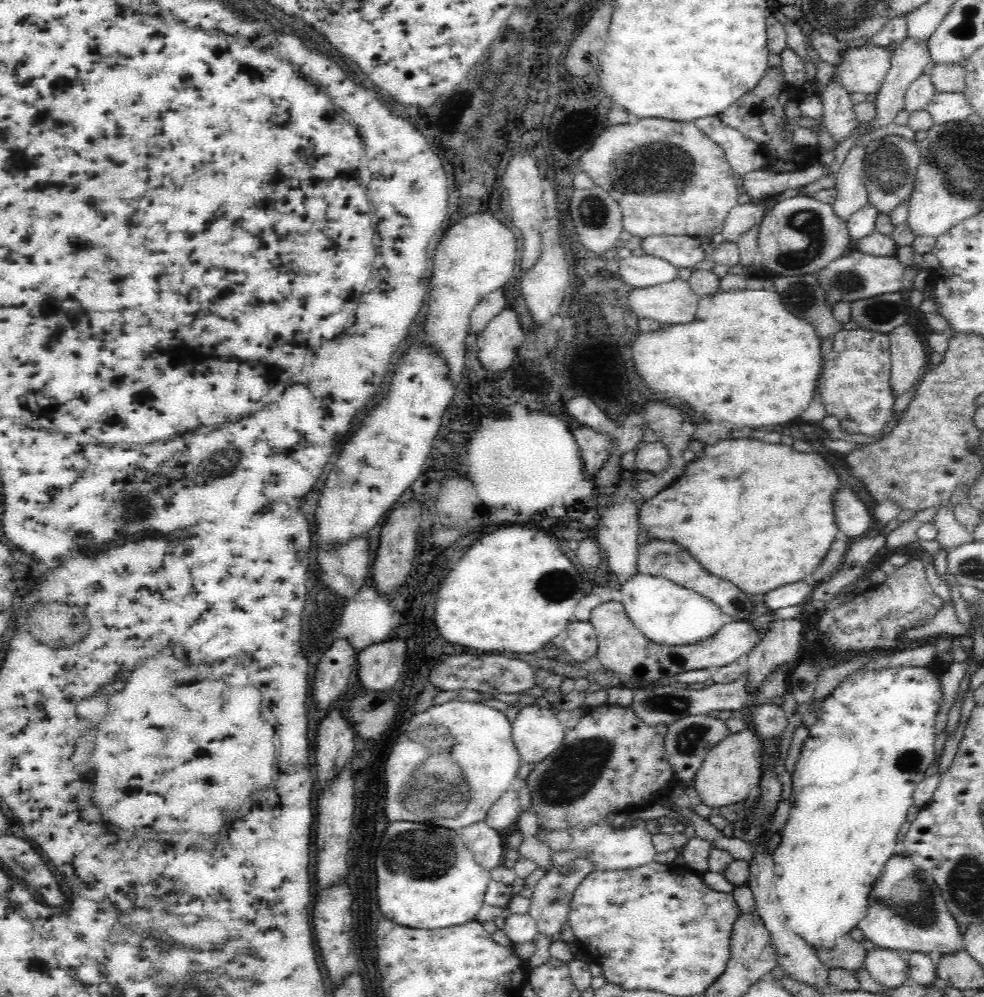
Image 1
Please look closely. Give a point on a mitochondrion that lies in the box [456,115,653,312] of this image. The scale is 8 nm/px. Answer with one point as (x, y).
(592, 211)

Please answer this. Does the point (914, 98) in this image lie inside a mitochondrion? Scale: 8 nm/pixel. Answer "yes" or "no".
no

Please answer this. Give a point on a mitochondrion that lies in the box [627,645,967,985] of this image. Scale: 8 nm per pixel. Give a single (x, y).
(917, 911)

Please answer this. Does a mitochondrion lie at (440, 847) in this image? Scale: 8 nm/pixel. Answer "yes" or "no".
yes

